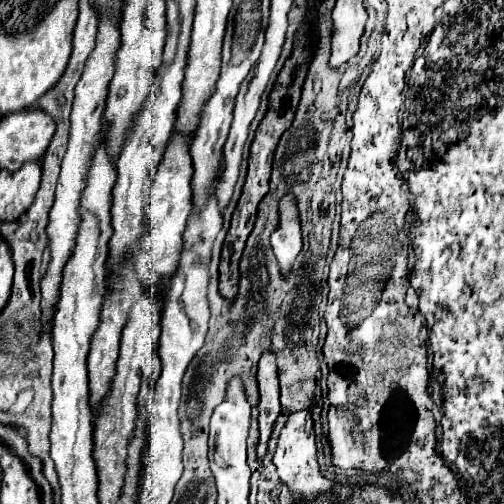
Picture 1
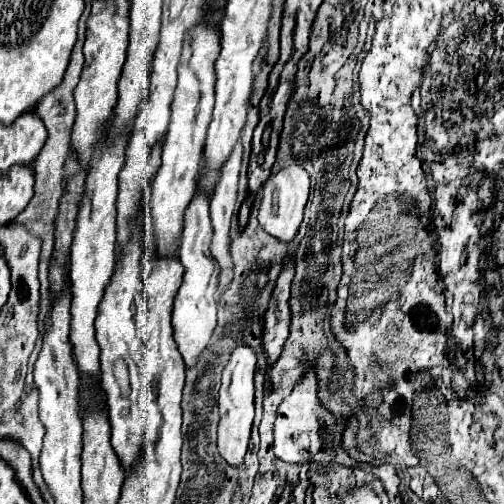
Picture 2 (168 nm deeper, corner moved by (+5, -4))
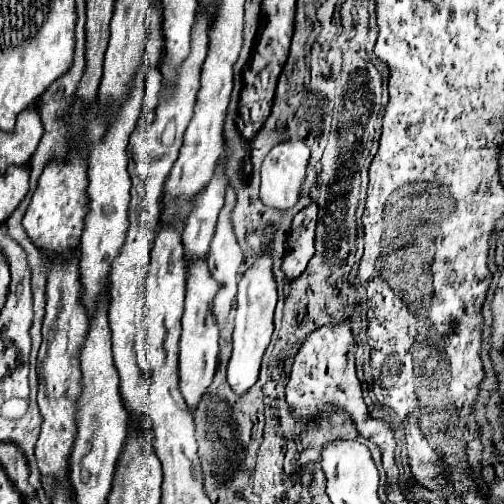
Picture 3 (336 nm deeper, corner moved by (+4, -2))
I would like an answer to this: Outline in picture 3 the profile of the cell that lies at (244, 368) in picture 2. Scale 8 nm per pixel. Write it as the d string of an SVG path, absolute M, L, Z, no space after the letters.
M270 255L260 257L254 267L246 271L238 285L238 309L236 309L236 327L232 333L232 355L226 367L228 373L228 385L232 387L236 397L242 397L256 381L260 373L260 361L262 355L270 343L272 337L272 319L274 319L274 307L276 307L276 281L270 271L272 261Z

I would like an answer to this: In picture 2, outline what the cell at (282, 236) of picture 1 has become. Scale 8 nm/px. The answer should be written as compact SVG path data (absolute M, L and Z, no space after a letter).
M293 163L289 167L279 169L277 173L271 173L267 181L261 185L263 195L261 195L261 207L259 207L259 223L261 227L281 239L281 241L293 241L301 221L303 221L303 209L309 199L309 173L305 171L303 165Z

